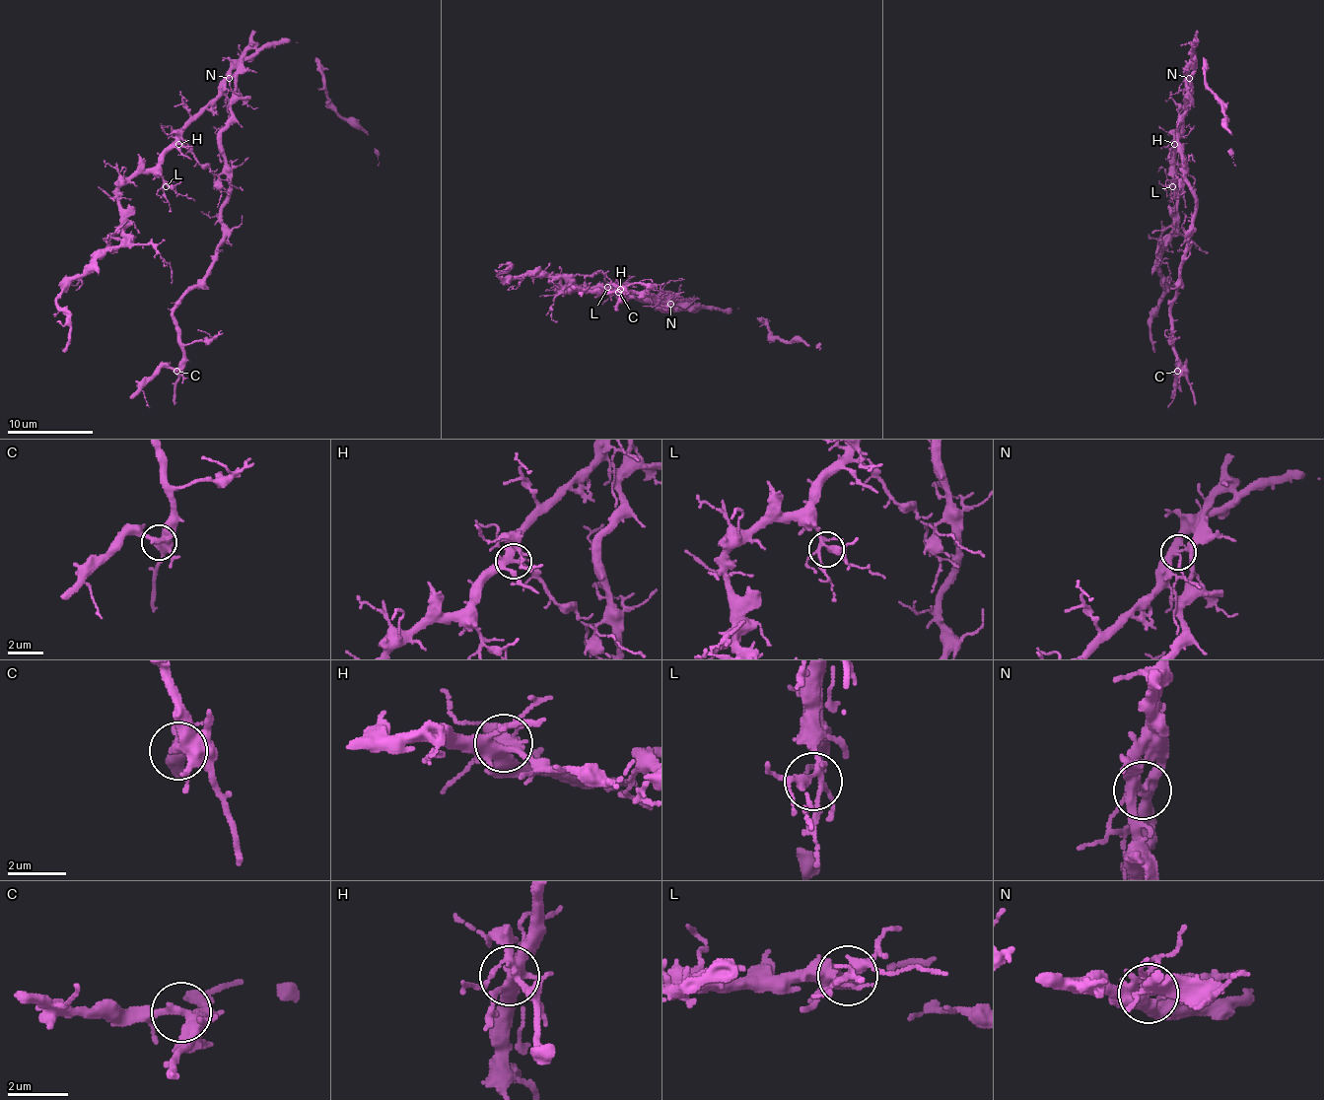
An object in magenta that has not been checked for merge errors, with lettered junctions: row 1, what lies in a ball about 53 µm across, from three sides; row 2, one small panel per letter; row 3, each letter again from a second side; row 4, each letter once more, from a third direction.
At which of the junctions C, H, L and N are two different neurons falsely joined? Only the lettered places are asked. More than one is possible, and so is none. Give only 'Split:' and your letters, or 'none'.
Split: N

